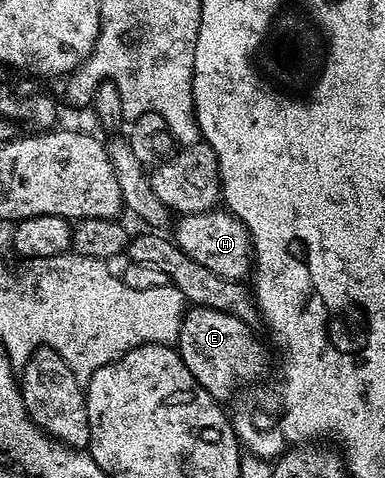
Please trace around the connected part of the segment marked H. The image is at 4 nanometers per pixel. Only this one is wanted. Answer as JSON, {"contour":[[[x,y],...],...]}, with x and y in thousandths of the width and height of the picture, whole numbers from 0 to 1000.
{"contour":[[[584,437],[514,444],[506,450],[473,450],[447,483],[447,498],[462,517],[499,546],[519,546],[551,571],[621,588],[636,586],[655,567],[655,510],[639,473]]]}

